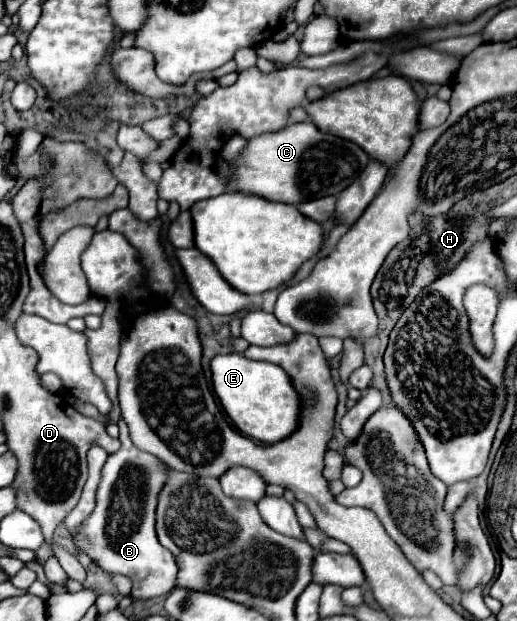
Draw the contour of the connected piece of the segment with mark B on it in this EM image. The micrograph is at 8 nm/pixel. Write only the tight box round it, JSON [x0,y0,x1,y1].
[71,418,177,600]

